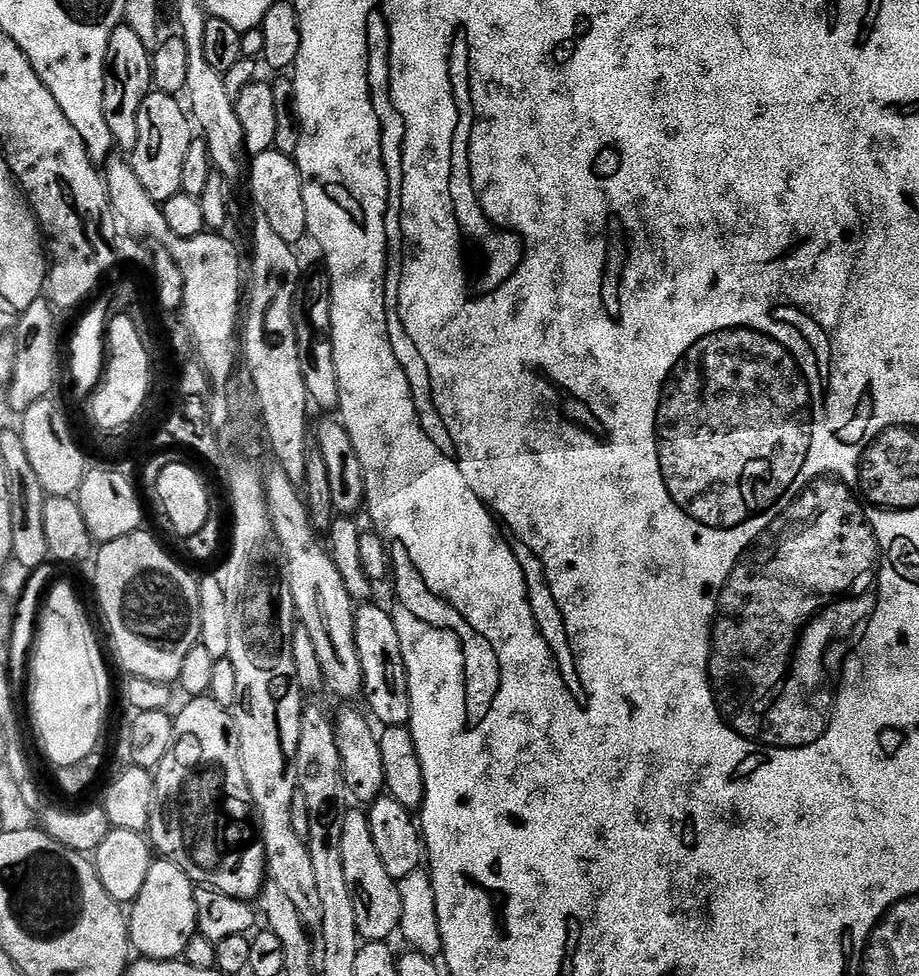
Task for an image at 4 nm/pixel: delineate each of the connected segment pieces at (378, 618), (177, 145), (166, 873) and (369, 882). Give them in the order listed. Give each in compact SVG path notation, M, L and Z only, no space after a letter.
M376 602L361 603L356 608L354 634L364 675L362 700L368 703L367 711L371 719L380 726L405 727L412 719L408 664L404 660L404 644L400 641L400 632L396 629L391 614L386 609L379 608Z
M149 91L138 110L138 142L130 153L130 163L134 174L138 174L138 182L142 182L142 190L146 190L152 200L163 202L181 195L184 187L182 162L186 162L193 139L194 128L185 105L177 97Z
M163 858L153 859L146 882L138 898L130 905L128 939L131 947L137 948L140 951L137 953L143 958L181 959L190 938L197 935L195 893L192 879L181 868L174 866L174 862Z
M350 810L346 814L346 822L342 825L342 867L346 874L346 886L350 886L350 898L354 898L354 914L358 917L361 937L368 942L387 941L389 939L387 936L391 932L393 935L399 929L402 898L399 883L390 878L390 874L386 874L386 866L382 866L382 858L378 858L378 846L374 846L374 834L370 834L367 811Z

